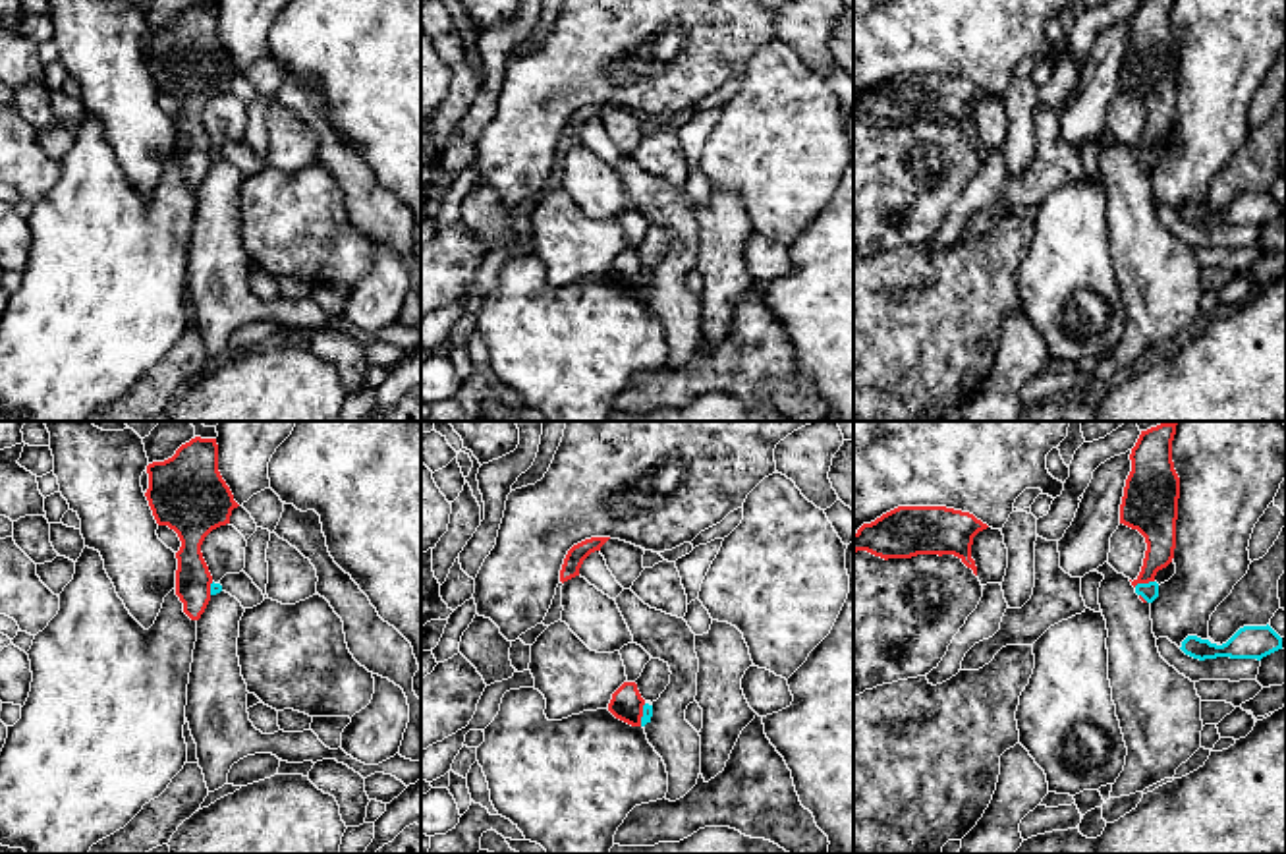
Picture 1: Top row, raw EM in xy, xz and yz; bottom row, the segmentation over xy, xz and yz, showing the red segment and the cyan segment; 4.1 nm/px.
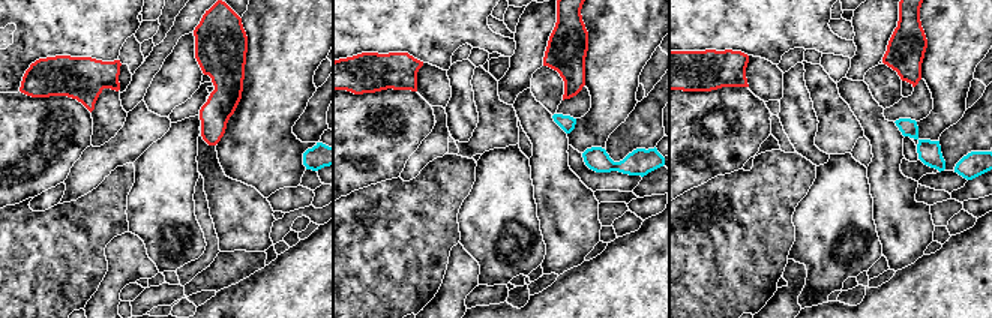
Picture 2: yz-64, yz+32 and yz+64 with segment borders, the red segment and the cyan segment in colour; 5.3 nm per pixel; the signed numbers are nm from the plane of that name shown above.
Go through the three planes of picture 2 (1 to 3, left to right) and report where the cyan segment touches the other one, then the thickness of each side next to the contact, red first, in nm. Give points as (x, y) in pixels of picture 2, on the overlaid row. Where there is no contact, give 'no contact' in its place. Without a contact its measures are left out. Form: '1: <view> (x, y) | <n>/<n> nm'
1: no contact
2: no contact
3: no contact

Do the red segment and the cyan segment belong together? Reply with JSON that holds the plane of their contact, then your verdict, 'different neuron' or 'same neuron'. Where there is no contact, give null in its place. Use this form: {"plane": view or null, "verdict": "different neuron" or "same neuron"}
{"plane": "yz", "verdict": "different neuron"}

